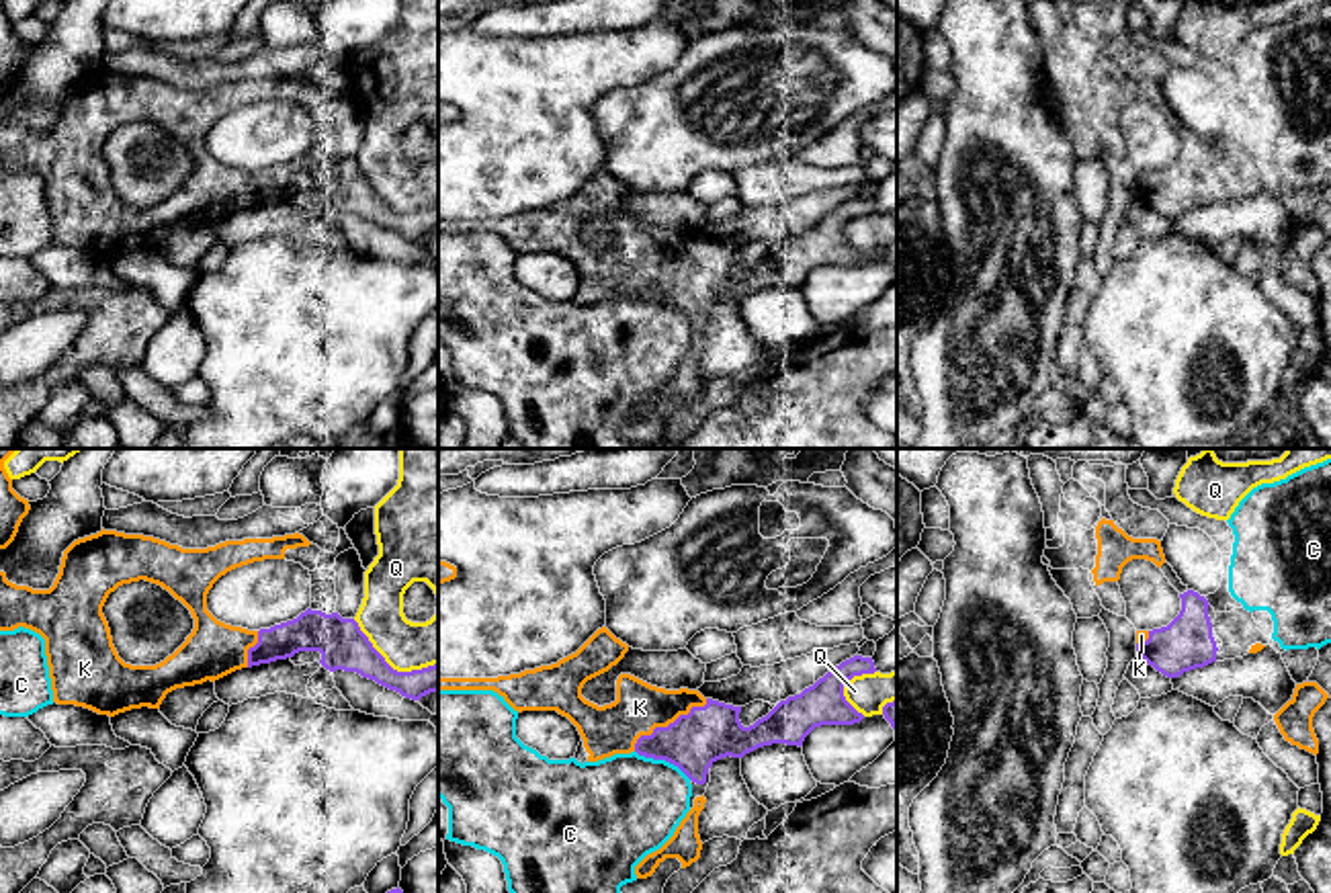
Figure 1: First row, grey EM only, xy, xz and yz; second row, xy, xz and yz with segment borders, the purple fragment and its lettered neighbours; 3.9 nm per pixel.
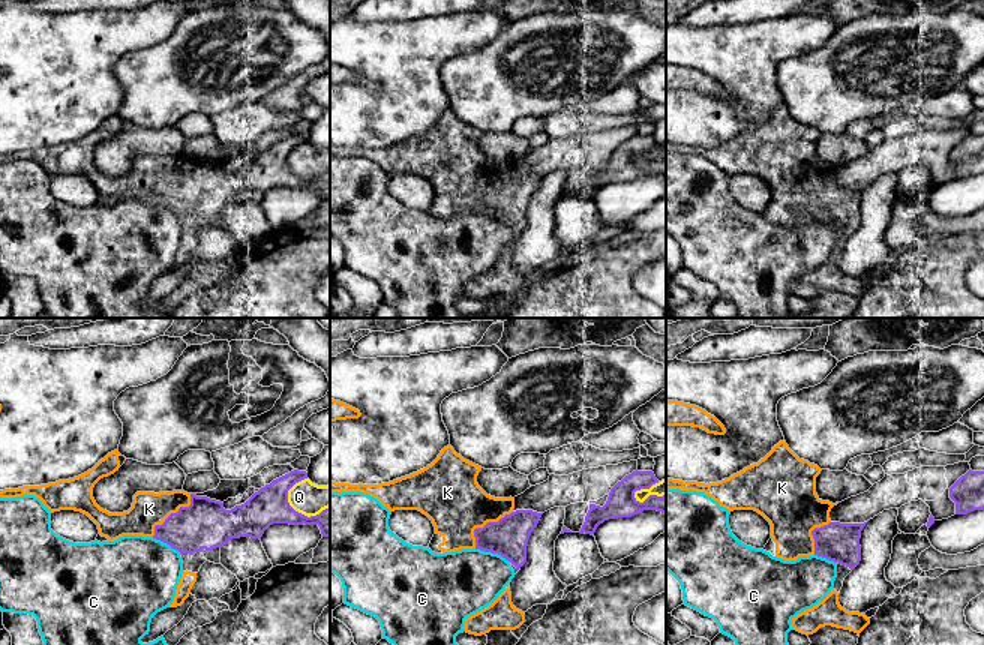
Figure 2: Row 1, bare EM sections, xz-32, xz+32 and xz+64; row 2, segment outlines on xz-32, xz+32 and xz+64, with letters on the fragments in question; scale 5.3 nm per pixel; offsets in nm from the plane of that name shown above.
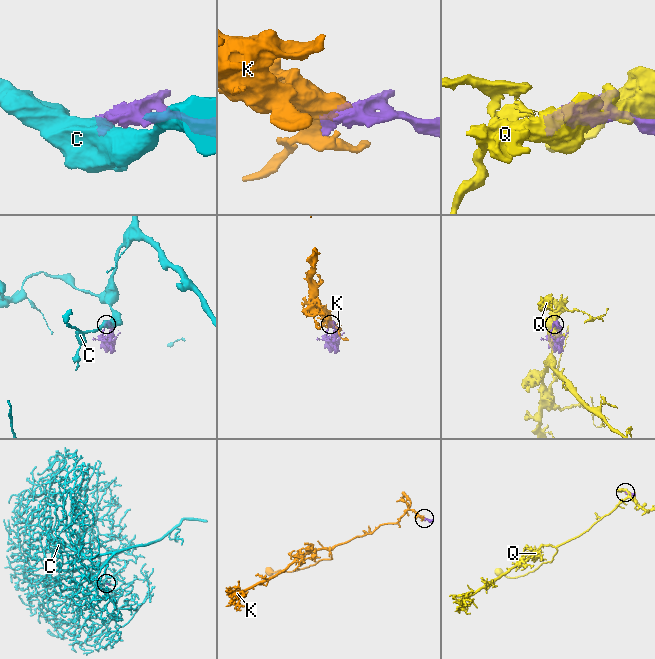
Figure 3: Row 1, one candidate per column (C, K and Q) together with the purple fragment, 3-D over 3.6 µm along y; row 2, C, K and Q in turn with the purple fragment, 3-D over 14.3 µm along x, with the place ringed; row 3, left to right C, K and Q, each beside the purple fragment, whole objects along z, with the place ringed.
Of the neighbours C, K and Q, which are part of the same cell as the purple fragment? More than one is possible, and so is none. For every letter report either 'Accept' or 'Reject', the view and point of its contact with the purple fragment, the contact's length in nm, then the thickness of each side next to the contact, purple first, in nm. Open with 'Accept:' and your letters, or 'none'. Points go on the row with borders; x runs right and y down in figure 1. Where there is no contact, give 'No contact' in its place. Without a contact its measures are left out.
Accept: K
C: Reject. Touches purple at xz (664, 758). Shared border 260 nm. Thickness 220 nm (purple) against 420 nm
K: Accept. Touches purple at xz (670, 724). Shared border 360 nm. Thickness 220 nm (purple) against 200 nm
Q: Reject. Touches purple at xy (390, 666). Shared border 380 nm. Thickness 190 nm (purple) against 200 nm

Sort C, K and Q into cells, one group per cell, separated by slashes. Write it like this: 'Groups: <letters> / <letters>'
Groups: C / K / Q

